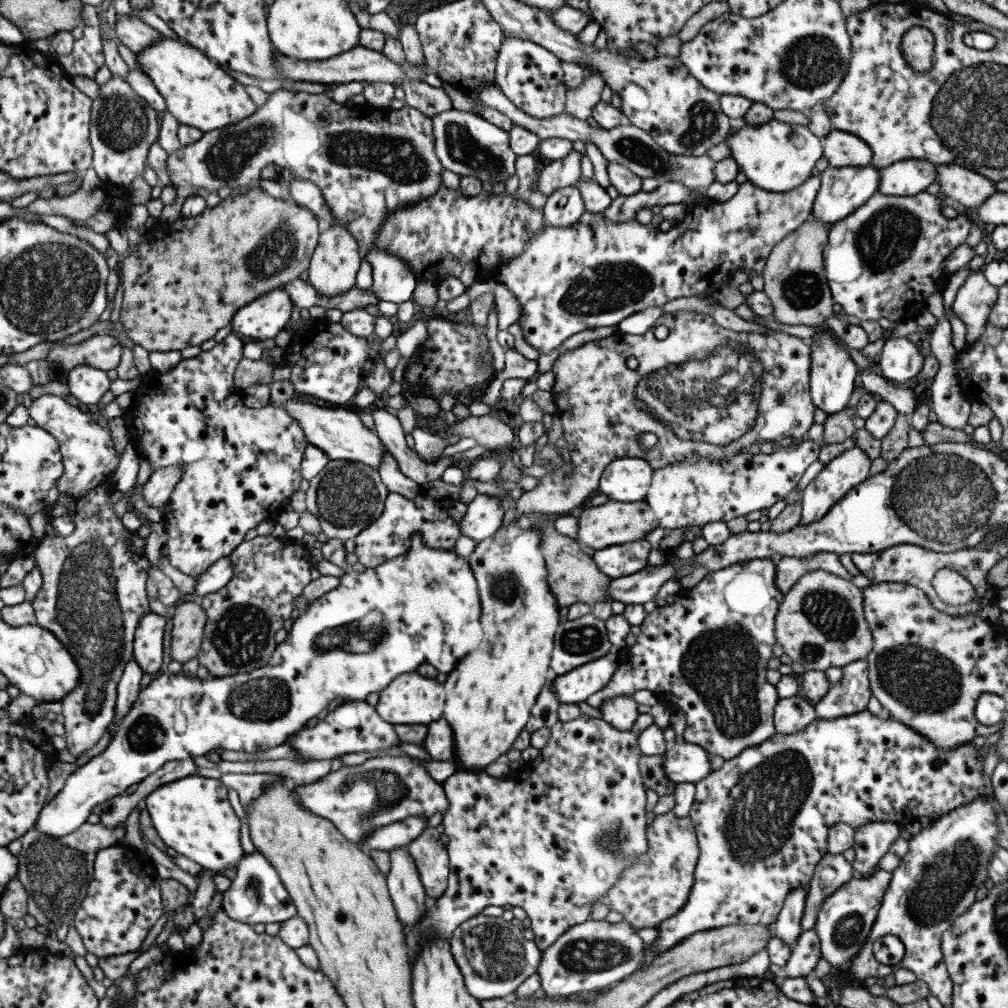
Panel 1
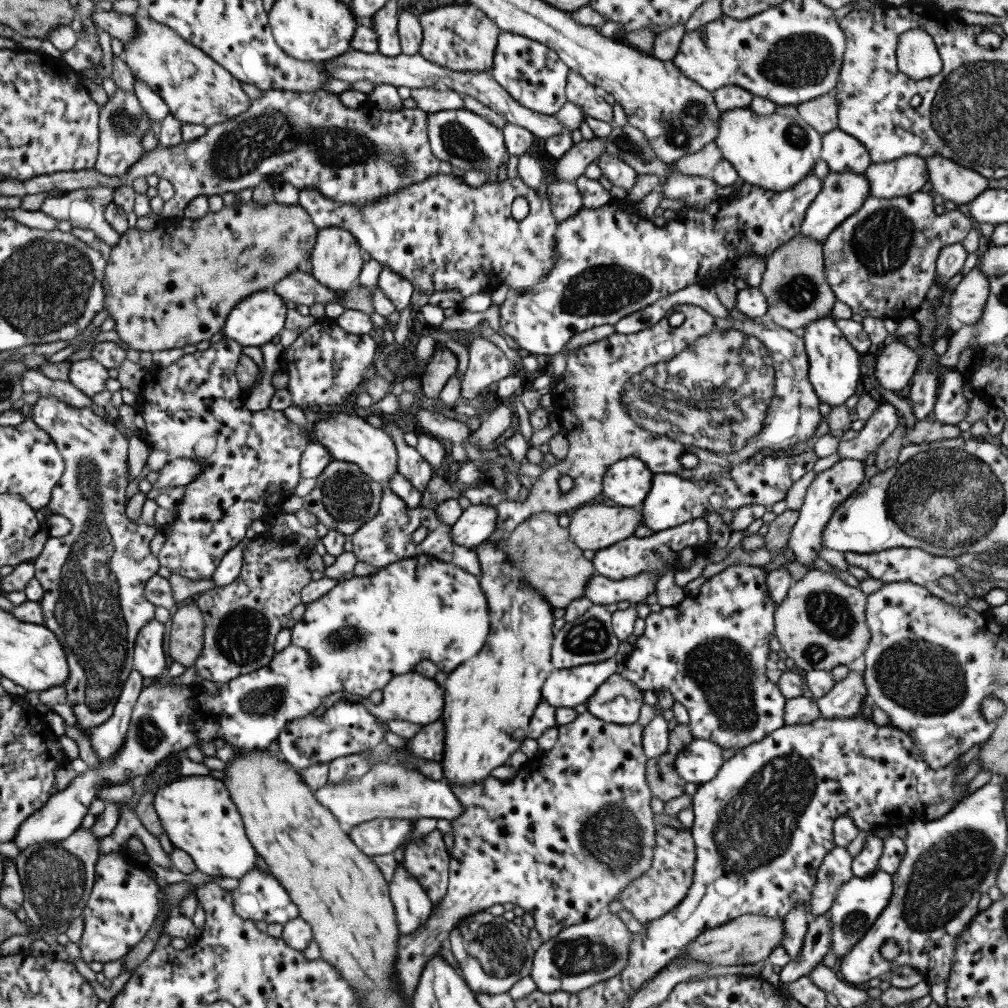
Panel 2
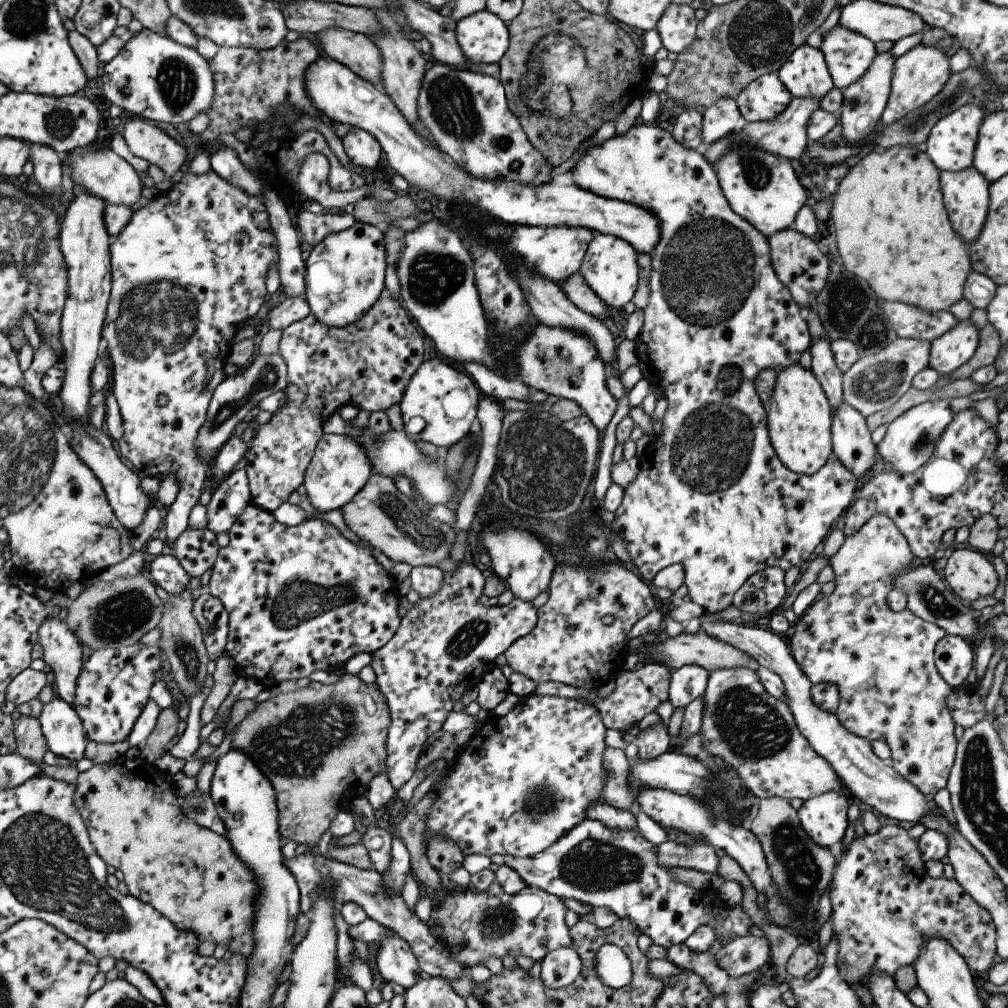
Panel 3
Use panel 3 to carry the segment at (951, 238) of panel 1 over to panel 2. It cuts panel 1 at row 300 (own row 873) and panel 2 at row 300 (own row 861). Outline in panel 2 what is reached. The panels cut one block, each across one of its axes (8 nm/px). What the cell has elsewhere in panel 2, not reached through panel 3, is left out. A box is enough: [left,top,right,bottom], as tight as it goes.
[822,190,976,321]

